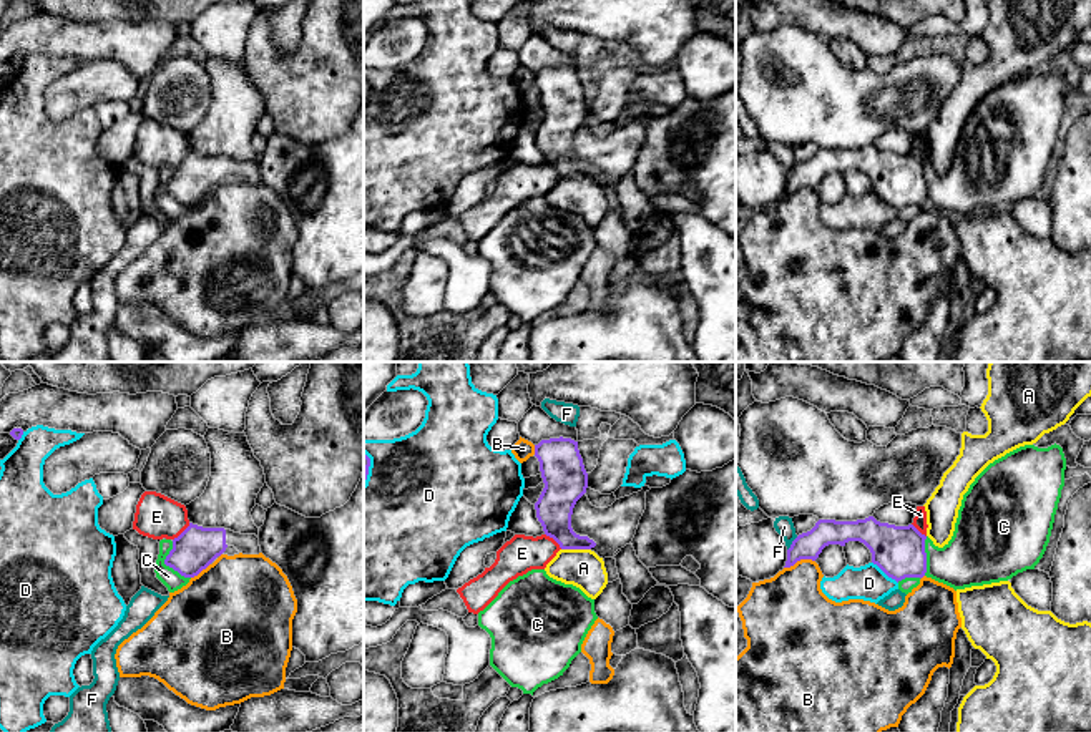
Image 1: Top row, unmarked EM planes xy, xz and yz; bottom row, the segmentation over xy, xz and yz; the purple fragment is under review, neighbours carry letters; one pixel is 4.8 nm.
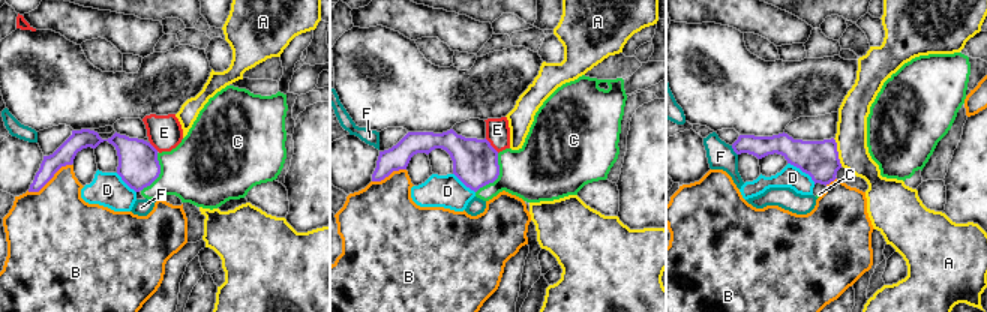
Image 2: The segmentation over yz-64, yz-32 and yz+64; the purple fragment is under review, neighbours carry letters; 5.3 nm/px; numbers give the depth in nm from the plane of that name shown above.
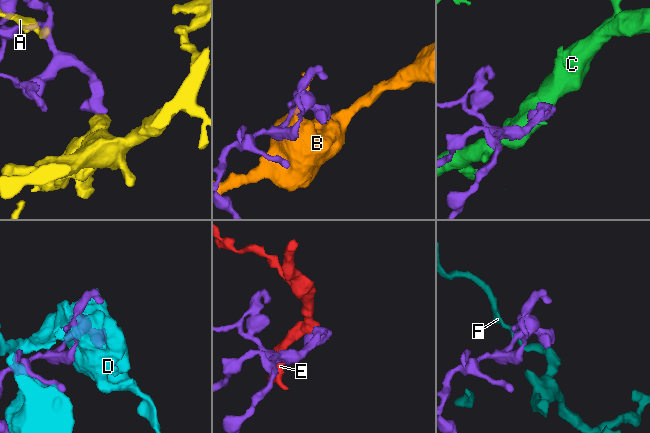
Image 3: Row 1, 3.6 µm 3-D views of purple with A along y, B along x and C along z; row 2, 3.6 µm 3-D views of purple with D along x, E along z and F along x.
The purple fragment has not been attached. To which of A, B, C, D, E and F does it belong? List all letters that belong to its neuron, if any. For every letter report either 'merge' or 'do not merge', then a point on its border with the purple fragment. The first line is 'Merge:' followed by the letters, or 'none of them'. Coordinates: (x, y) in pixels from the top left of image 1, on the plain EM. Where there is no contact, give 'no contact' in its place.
Merge: none of them
A: do not merge; meets purple in xz at (577, 176)
B: do not merge; meets purple in yz at (799, 188)
C: do not merge; meets purple in xy at (166, 193)
D: do not merge; meets purple in yz at (885, 201)
E: do not merge; meets purple in xy at (183, 160)
F: do not merge; meets purple in yz at (792, 171)

